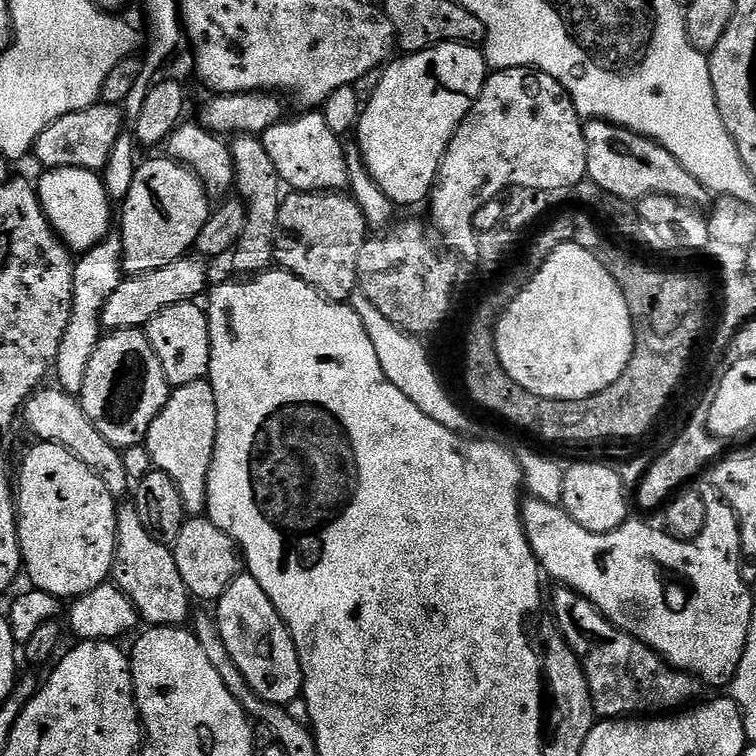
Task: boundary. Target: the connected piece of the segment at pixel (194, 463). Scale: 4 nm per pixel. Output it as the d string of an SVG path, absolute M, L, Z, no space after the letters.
M207 379L172 388L166 406L154 418L146 441L155 471L170 474L182 494L184 511L196 518L208 507L208 475L216 449L218 406Z

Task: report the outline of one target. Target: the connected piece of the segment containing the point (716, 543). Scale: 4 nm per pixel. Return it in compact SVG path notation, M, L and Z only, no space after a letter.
M712 494L712 497L708 496L707 497L707 510L708 510L708 517L705 520L705 526L700 532L700 535L697 536L695 539L679 539L676 536L669 534L663 527L660 528L651 528L650 525L648 524L643 524L642 521L640 520L635 520L635 518L629 518L624 521L624 524L622 525L621 528L615 528L613 532L591 532L590 530L586 530L582 526L578 526L578 522L574 522L574 518L570 518L568 516L568 513L564 511L563 507L561 507L560 504L547 504L546 502L542 502L541 500L537 500L535 498L528 498L523 501L522 504L522 519L524 521L524 533L526 534L526 538L530 542L530 546L532 547L532 553L536 556L537 562L540 563L541 569L545 573L548 572L550 575L553 576L554 579L557 581L555 582L557 585L563 586L565 588L573 588L577 592L578 595L584 596L587 598L587 600L590 601L591 604L595 608L600 611L600 613L603 614L606 619L612 625L614 625L615 628L621 628L623 632L626 634L630 634L635 640L640 640L642 643L645 644L646 647L648 648L653 648L657 654L662 657L662 659L665 660L668 664L672 665L673 668L678 668L680 669L681 672L687 672L688 675L690 676L695 676L698 678L699 683L701 685L704 684L709 684L710 687L712 688L720 688L723 686L728 686L731 685L732 679L734 678L734 674L738 670L738 662L742 662L742 654L746 650L746 642L748 641L748 635L750 634L750 622L754 618L754 612L752 612L752 592L753 589L749 586L747 582L742 578L742 570L740 569L740 524L736 520L736 515L733 514L732 512L732 507L725 502L723 496L719 494Z

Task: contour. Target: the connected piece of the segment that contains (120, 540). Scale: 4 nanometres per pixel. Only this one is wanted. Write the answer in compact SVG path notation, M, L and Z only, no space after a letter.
M124 502L116 509L116 557L112 563L111 579L116 587L122 589L126 598L132 600L136 607L137 617L141 621L145 620L145 625L158 628L169 626L184 626L189 623L193 615L193 597L190 595L186 582L182 582L182 574L178 574L178 566L174 566L174 554L171 547L162 542L158 542L142 526L142 518L138 518L138 510L131 503Z

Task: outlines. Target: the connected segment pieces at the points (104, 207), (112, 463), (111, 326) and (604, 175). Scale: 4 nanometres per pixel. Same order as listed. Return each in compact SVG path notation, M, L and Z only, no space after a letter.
M49 168L43 174L45 176L35 185L35 190L48 225L73 253L88 252L109 234L114 224L114 204L104 188L101 173L85 168Z
M56 386L48 387L41 387L28 397L22 416L23 419L24 416L28 419L29 430L36 435L37 441L61 444L66 450L70 450L70 454L77 456L83 464L90 466L90 470L94 470L94 474L98 474L98 478L102 478L106 490L110 490L117 502L123 501L127 492L129 495L130 481L126 466L122 466L121 449L115 448L113 444L106 442L106 438L102 438L102 434L98 434L98 426L90 422L86 410L75 395L68 395Z
M189 254L158 270L132 274L124 278L101 312L103 327L108 332L116 332L119 328L143 329L162 310L166 310L166 306L192 302L200 298L196 297L200 295L203 297L209 287L208 268L203 263L207 264L203 259Z
M589 120L584 124L584 137L588 147L587 179L594 181L602 190L618 194L618 198L638 202L647 196L669 196L682 204L704 210L713 203L713 193L690 174L670 154L670 150L654 142L649 136L626 130L605 120Z

